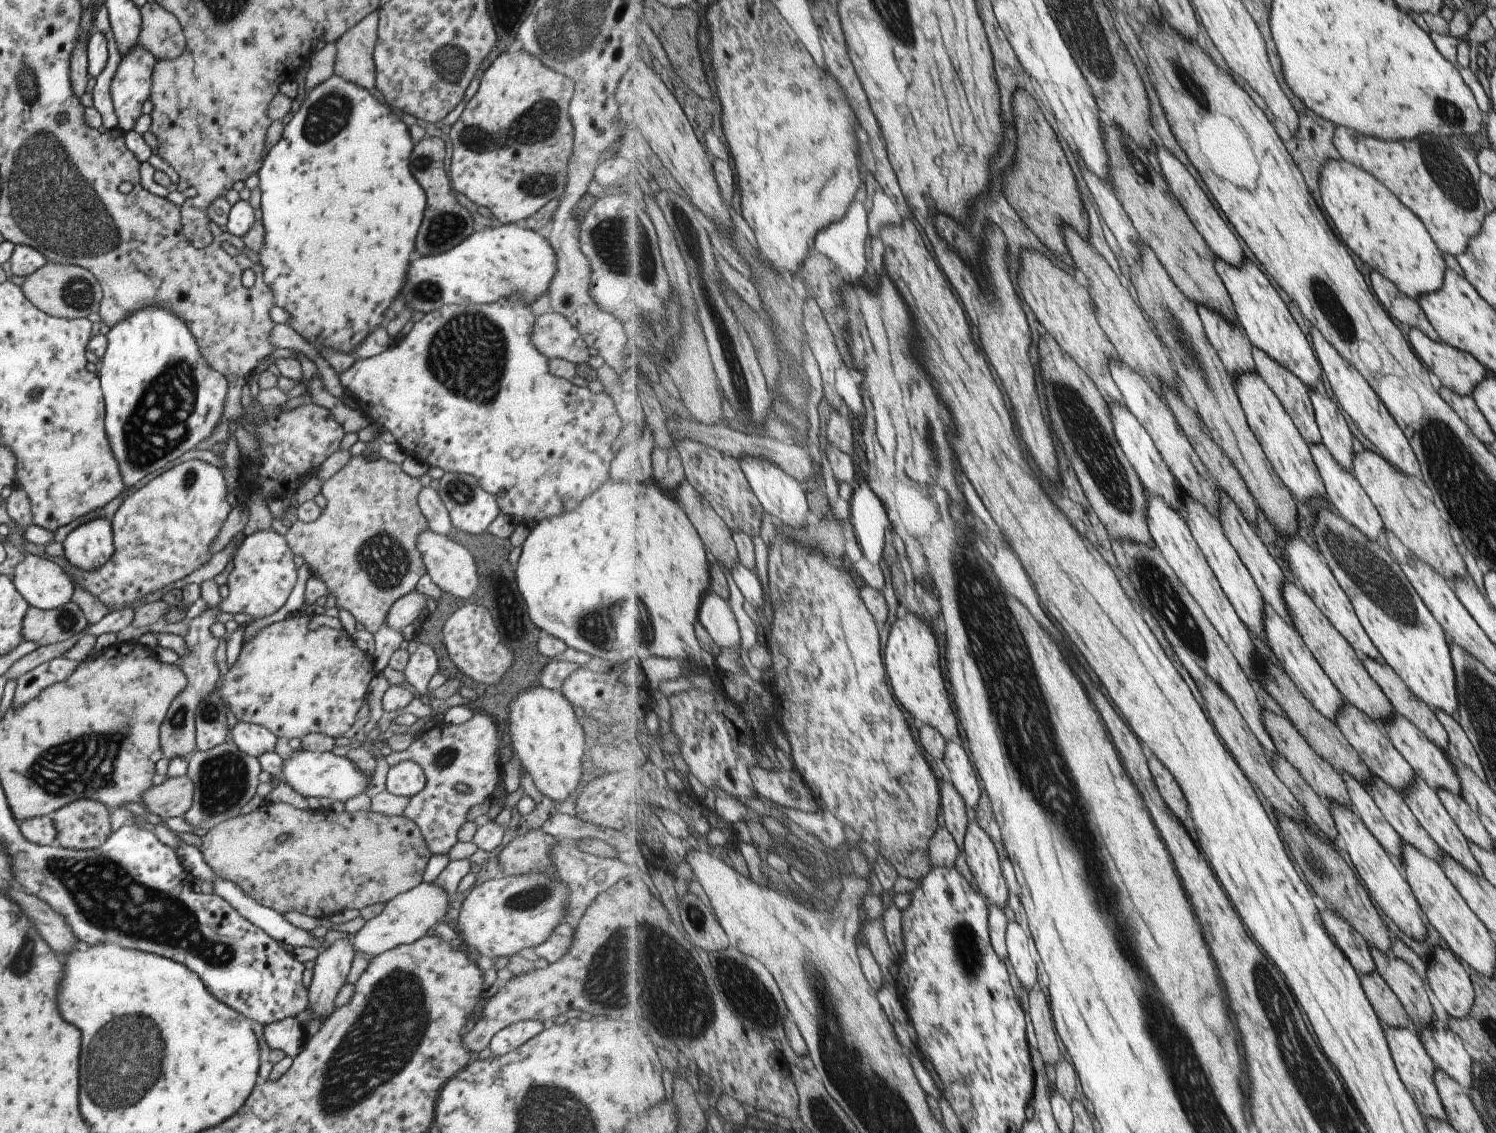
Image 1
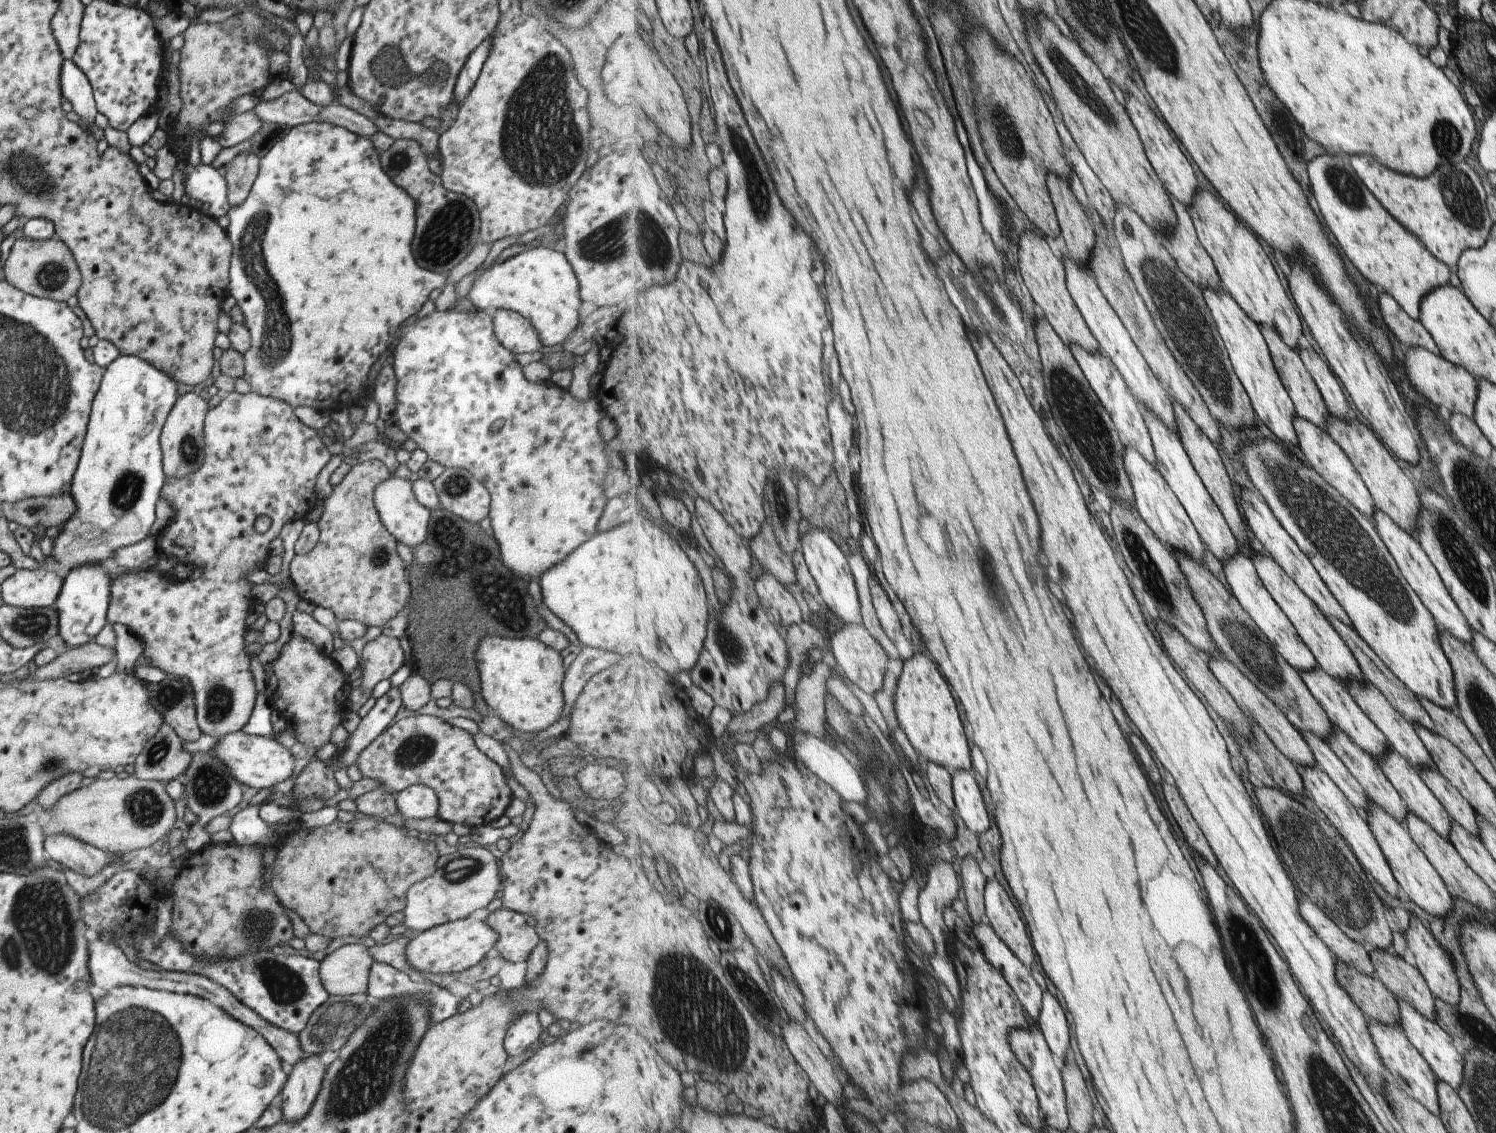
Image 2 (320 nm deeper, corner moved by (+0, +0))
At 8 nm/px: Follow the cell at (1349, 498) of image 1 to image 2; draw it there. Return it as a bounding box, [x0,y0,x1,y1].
[1294,416,1375,518]

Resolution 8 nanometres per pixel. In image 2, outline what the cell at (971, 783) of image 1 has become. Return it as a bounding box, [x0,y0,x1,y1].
[952,771,991,835]

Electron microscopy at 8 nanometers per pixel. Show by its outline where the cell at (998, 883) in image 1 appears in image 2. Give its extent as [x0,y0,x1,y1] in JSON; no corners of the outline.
[985,879,1035,969]

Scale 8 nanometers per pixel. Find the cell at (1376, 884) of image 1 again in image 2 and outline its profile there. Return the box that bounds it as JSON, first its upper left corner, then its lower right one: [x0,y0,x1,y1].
[1301,764,1402,897]

